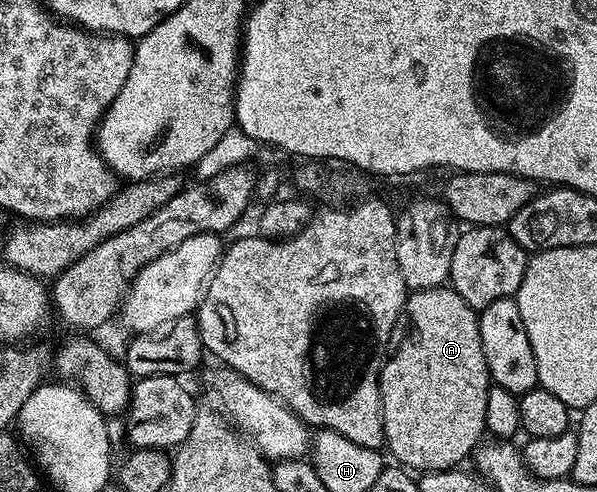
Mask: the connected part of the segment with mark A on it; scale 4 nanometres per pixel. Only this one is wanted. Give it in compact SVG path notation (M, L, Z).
M451 286L427 288L421 292L412 292L406 301L406 324L408 337L400 344L400 349L383 361L380 369L380 397L382 398L382 418L384 419L384 442L387 451L392 451L393 461L399 462L405 469L417 468L417 473L447 472L450 468L463 465L463 460L477 451L478 445L486 436L486 394L490 387L490 377L486 366L486 354L482 350L480 337L480 317L477 309L472 308Z

